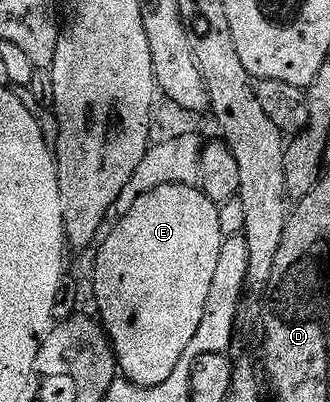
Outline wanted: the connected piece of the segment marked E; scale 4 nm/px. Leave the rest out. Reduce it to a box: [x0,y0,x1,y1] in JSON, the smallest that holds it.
[93,185,223,386]

